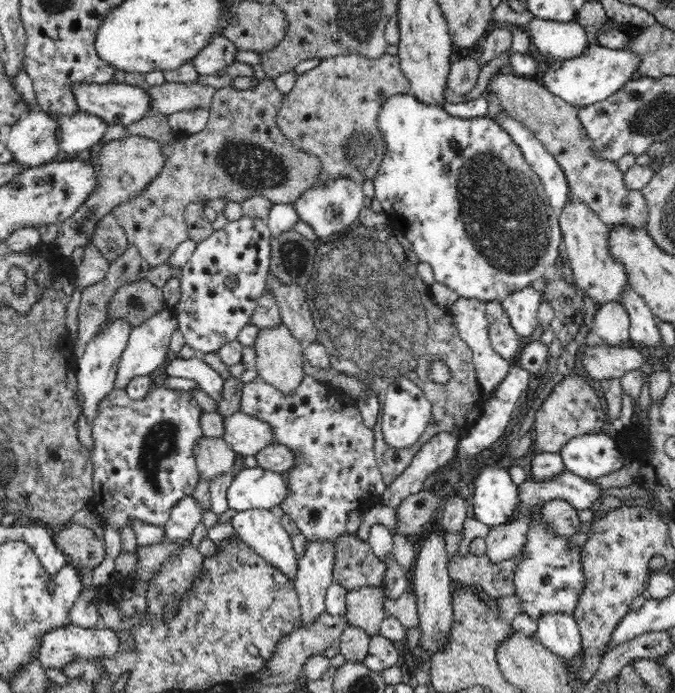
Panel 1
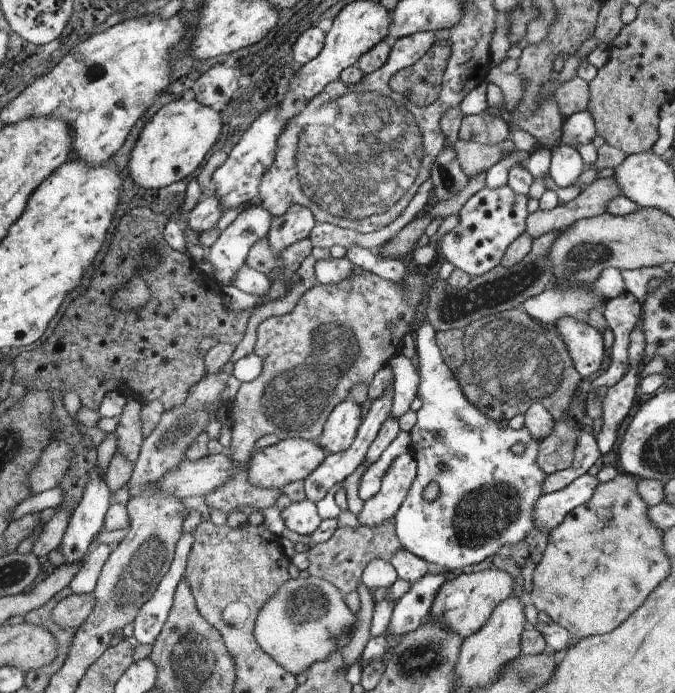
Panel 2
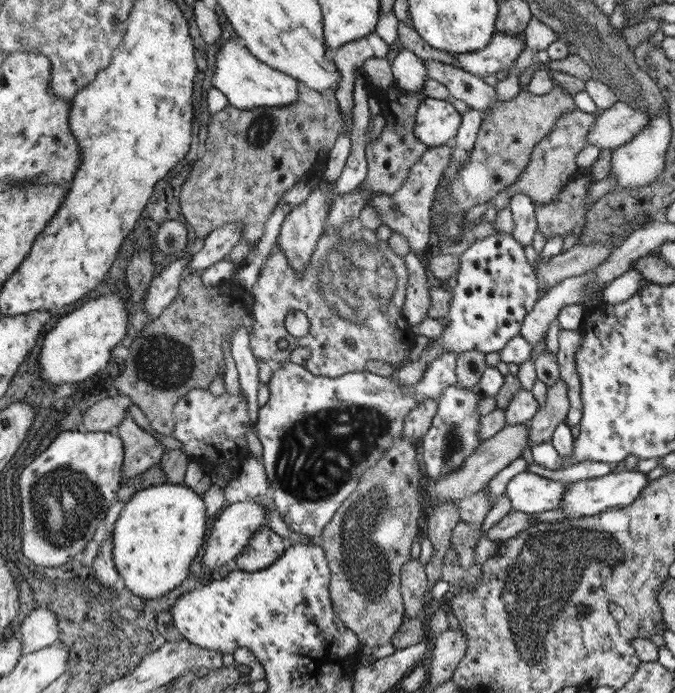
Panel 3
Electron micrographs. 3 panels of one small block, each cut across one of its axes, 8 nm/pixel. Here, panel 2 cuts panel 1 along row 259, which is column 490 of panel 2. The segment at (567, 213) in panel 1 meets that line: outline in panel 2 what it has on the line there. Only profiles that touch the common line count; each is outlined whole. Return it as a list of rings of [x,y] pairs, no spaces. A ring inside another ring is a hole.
[[[499,568],[481,570],[473,574],[461,574],[459,578],[445,582],[443,588],[437,592],[429,618],[433,620],[441,618],[447,624],[447,628],[451,628],[451,632],[457,632],[465,640],[467,636],[481,630],[487,624],[487,618],[491,618],[493,608],[505,602],[513,594],[513,584],[515,580]]]

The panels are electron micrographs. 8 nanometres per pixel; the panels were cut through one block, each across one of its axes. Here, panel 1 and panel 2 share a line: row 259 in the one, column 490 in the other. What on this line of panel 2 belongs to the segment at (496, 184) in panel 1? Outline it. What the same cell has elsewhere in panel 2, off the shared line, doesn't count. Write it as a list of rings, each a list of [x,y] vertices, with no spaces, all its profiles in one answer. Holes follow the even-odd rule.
[[[423,322],[415,332],[415,366],[419,368],[421,376],[417,398],[421,400],[421,408],[417,410],[417,422],[409,432],[409,454],[417,462],[417,476],[393,516],[393,526],[405,552],[415,554],[427,564],[439,564],[441,568],[445,568],[445,572],[449,572],[479,564],[485,558],[495,556],[501,546],[515,546],[523,542],[535,530],[535,510],[539,498],[545,494],[543,484],[547,472],[539,466],[537,460],[541,442],[535,440],[525,426],[517,430],[499,426],[497,420],[489,418],[469,402],[457,378],[443,362],[433,336],[435,328],[429,322]],[[515,442],[525,444],[525,452],[521,456],[513,456],[509,452]]]

